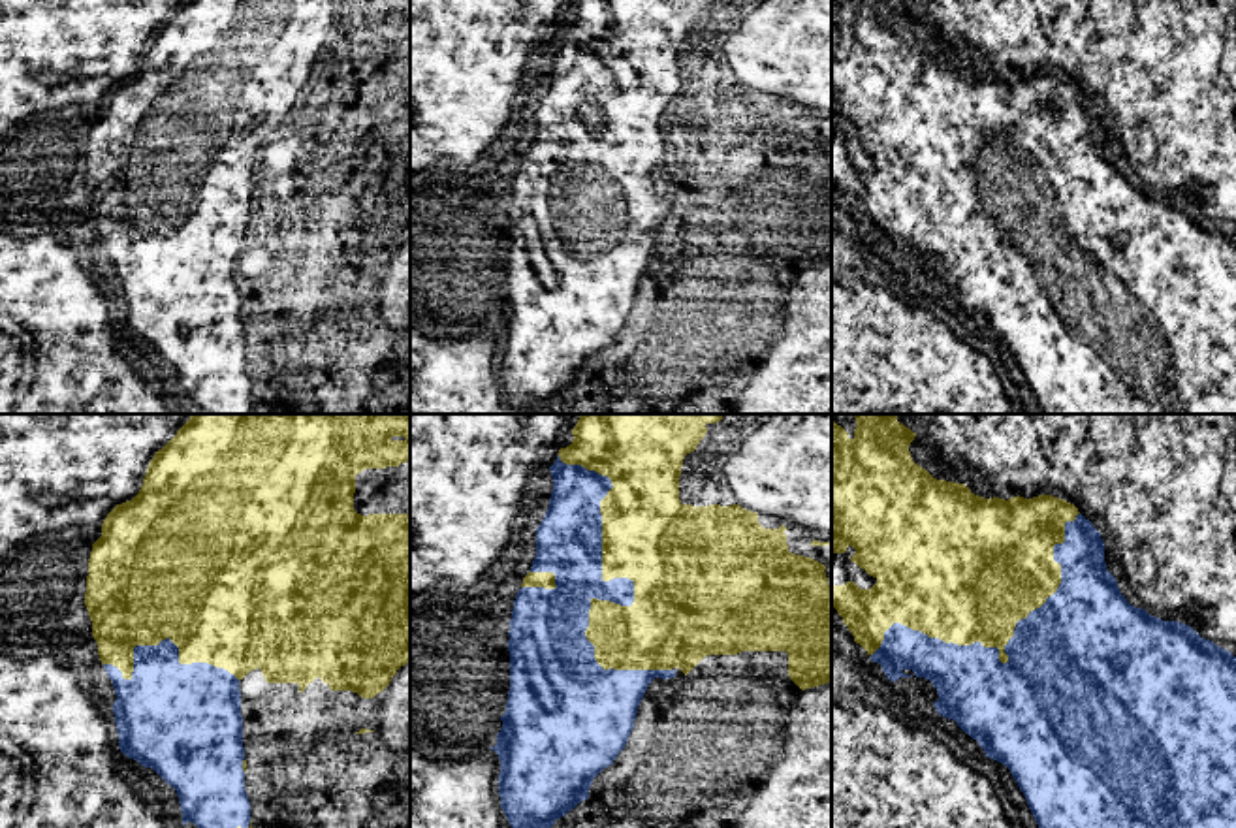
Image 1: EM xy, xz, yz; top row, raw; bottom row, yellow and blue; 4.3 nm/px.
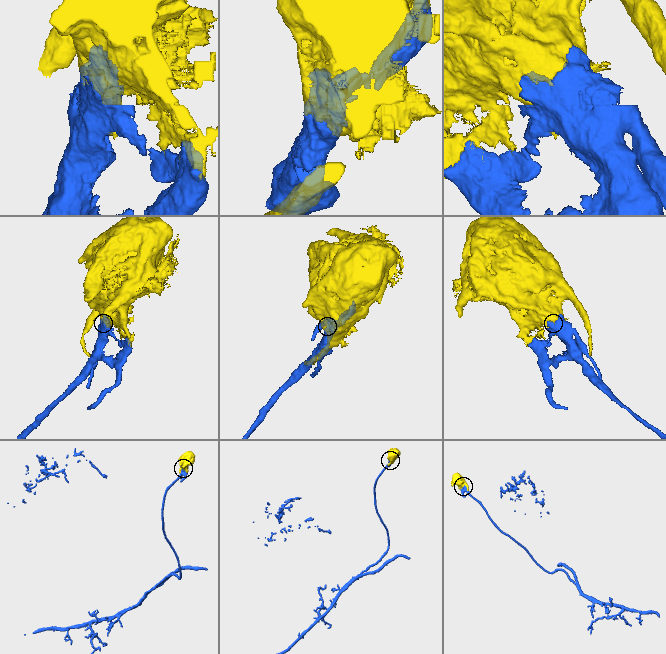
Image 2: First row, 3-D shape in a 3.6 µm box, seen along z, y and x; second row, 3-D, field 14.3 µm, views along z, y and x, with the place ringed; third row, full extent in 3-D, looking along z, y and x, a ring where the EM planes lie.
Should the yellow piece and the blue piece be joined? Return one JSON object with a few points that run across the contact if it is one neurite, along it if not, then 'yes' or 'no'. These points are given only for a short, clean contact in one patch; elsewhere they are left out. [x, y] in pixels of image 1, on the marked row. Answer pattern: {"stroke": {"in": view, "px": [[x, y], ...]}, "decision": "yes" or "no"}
{"decision": "yes"}

